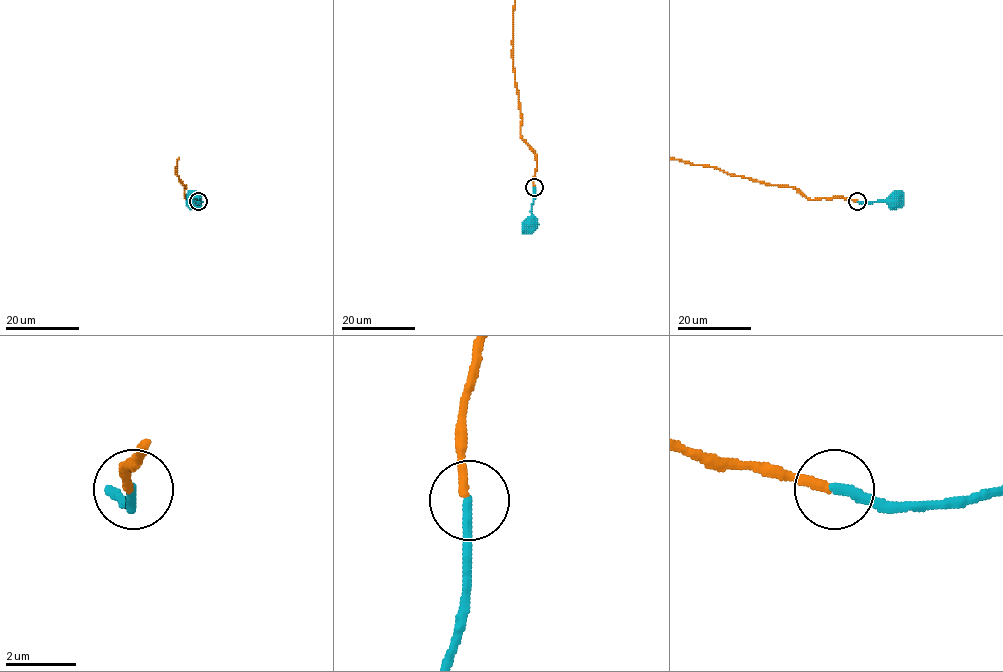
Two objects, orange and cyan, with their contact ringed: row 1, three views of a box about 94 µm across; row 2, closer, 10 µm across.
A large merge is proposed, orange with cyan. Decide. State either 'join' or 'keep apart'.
keep apart

